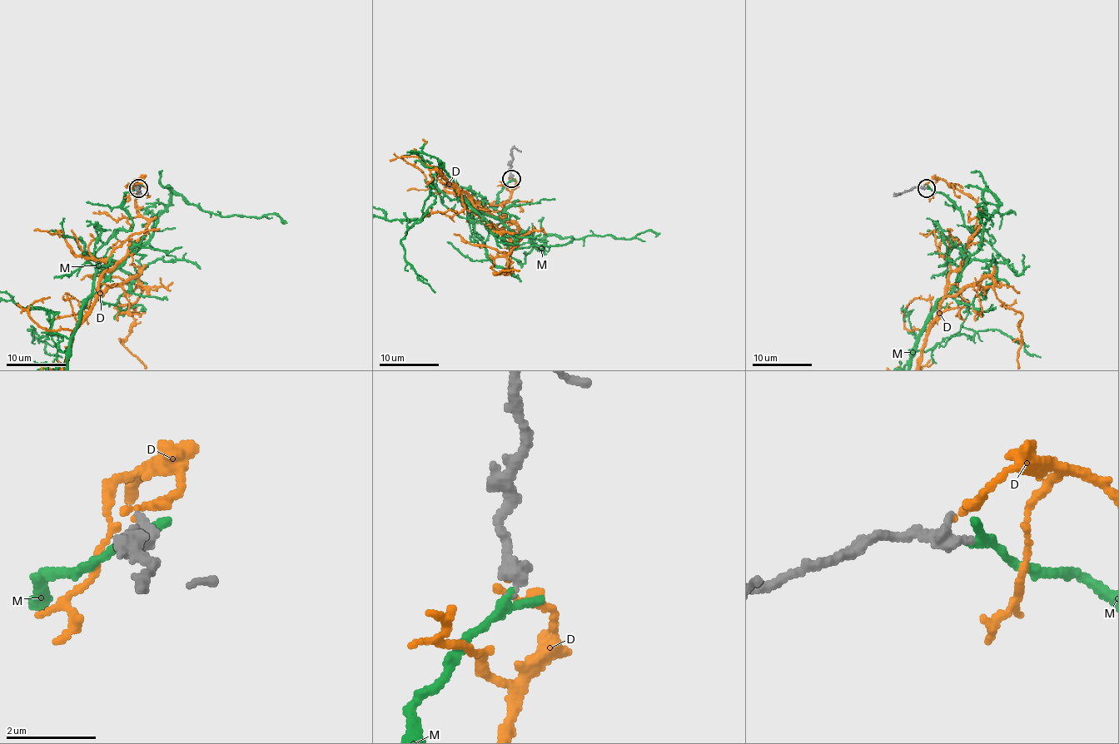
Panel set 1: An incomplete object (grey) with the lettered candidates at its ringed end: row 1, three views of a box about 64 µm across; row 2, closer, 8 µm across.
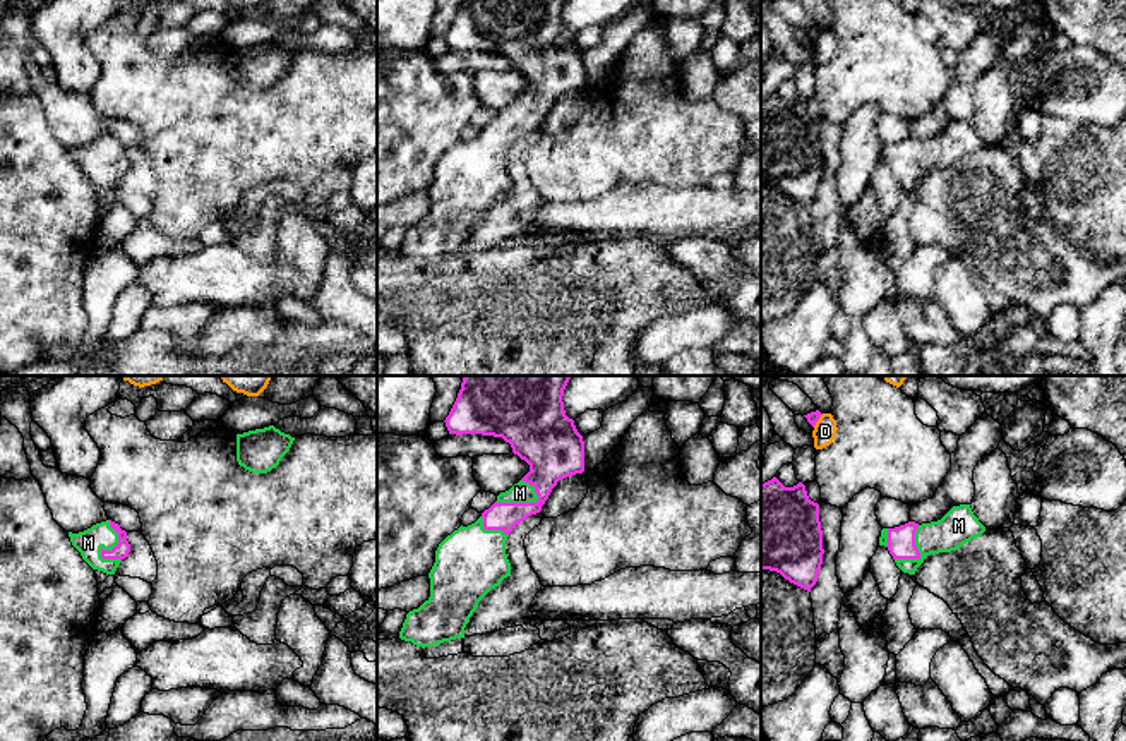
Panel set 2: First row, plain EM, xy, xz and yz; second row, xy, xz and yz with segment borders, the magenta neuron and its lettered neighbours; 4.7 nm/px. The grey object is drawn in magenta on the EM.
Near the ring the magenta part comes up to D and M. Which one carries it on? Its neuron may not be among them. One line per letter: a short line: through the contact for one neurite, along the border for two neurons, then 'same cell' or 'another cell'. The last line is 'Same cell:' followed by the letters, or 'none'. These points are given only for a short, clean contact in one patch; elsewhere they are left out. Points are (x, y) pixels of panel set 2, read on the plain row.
D: line yz (823, 30), (813, 42); another cell
M: line xy (120, 167), (108, 167), (88, 158); same cell
Same cell: M

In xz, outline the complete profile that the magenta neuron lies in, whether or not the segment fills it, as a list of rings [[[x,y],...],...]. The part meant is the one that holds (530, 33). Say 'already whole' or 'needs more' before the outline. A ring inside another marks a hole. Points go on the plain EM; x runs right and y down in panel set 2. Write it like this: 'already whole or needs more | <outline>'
needs more | [[[461,0],[446,33],[449,50],[482,50],[502,53],[512,69],[530,81],[530,87],[468,141],[447,151],[435,166],[428,189],[430,213],[406,230],[399,254],[416,262],[434,262],[464,254],[464,244],[478,218],[511,192],[506,156],[516,141],[542,127],[559,96],[584,87],[584,57],[564,26],[567,0]]]

